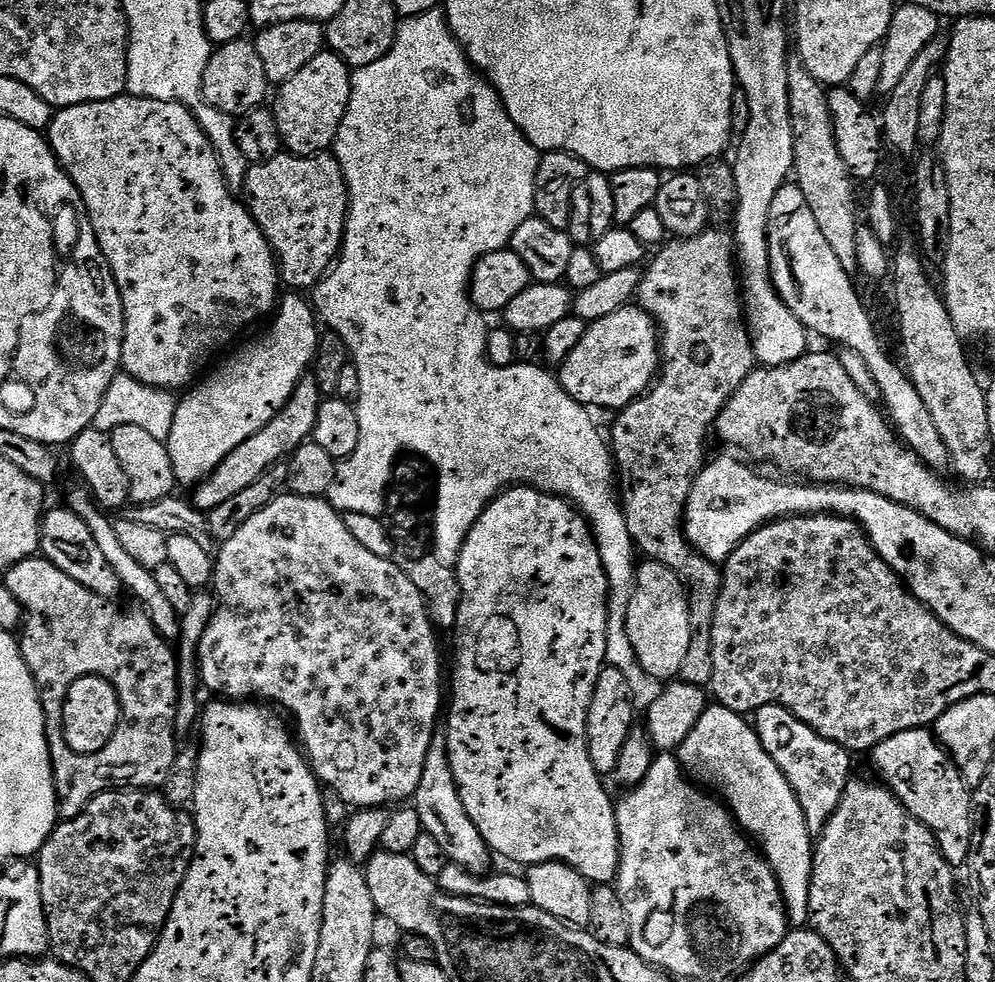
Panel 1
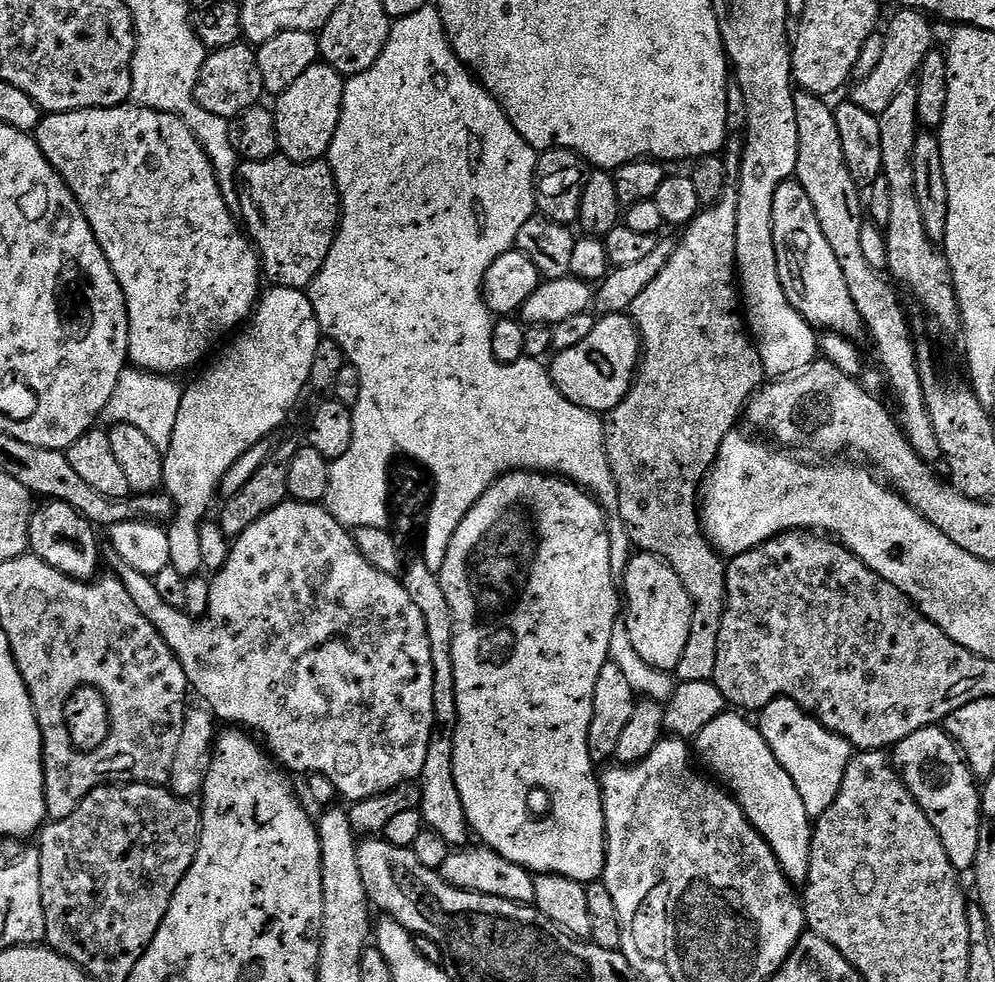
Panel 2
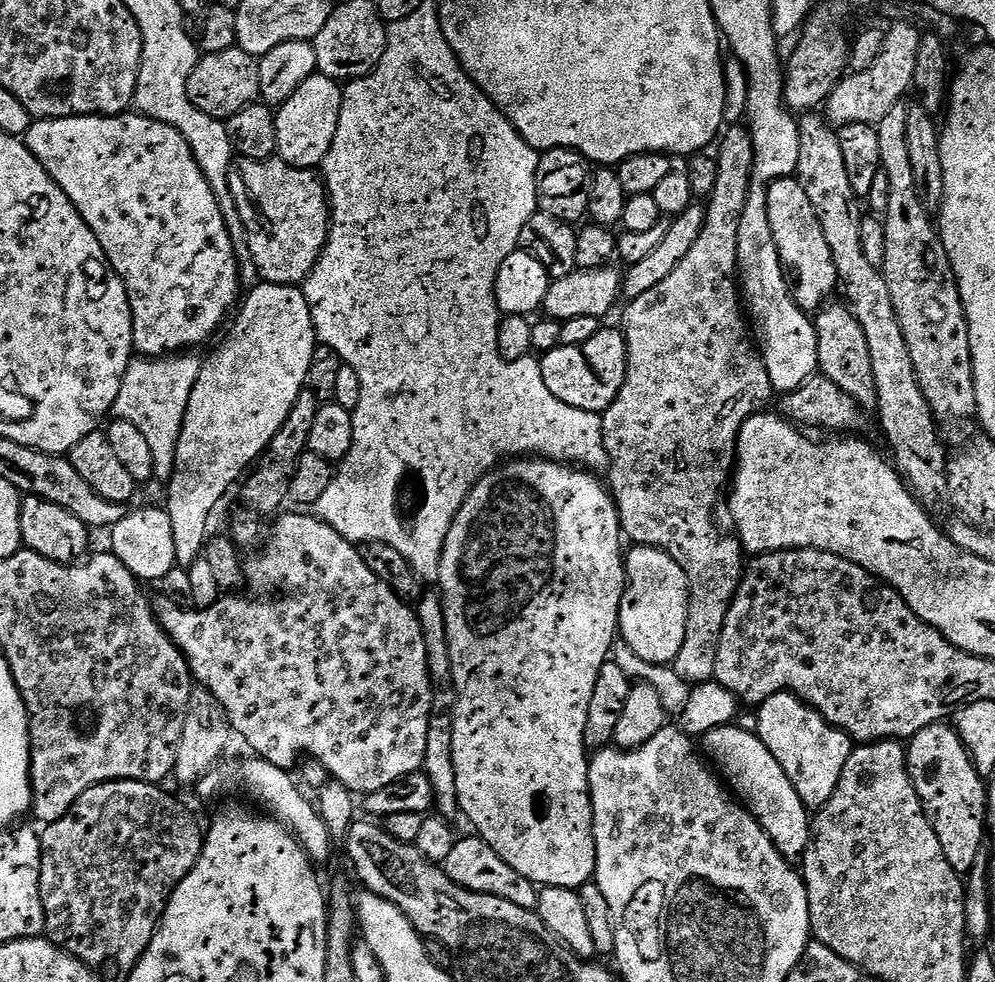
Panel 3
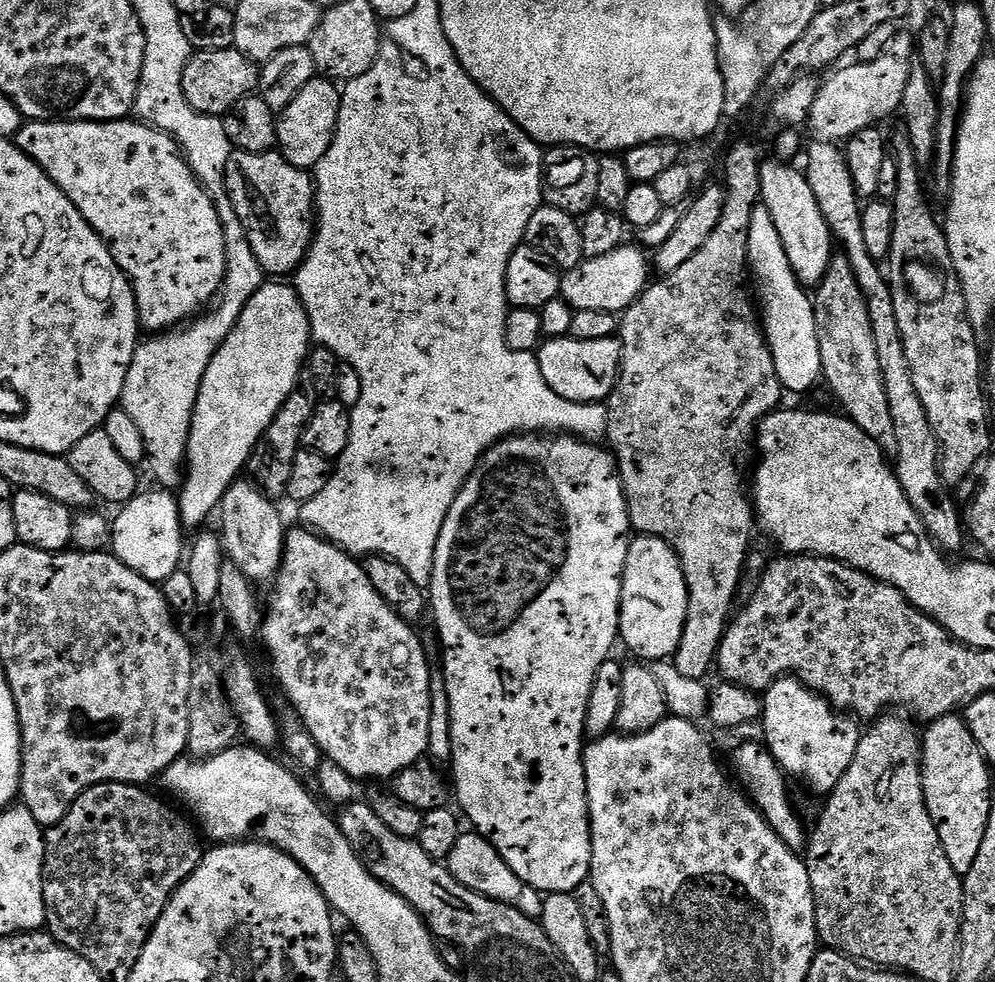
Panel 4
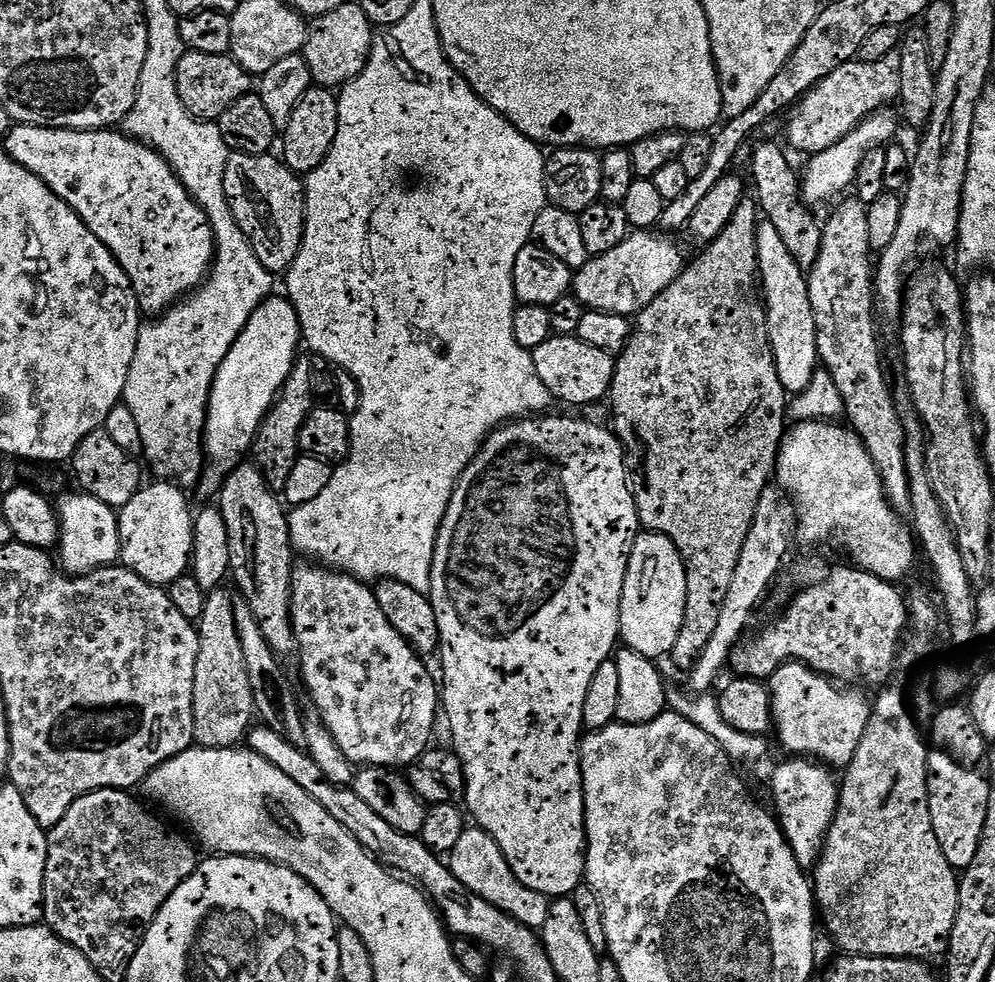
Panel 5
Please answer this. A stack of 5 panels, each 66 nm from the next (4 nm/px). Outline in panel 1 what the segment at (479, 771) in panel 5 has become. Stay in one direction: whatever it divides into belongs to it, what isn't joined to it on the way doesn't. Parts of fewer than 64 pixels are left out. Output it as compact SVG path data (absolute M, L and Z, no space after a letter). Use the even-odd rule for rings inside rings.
M513 486L501 492L496 499L491 500L487 508L484 509L484 513L478 518L478 522L474 522L474 526L462 546L460 556L455 562L454 571L456 580L460 583L460 605L458 606L458 618L454 629L454 635L456 635L456 677L453 680L451 677L450 680L452 705L449 708L447 705L446 708L446 720L448 716L446 731L448 733L450 766L454 770L454 778L460 791L462 806L466 806L466 814L470 814L474 826L478 826L482 838L497 857L505 856L506 859L513 860L516 864L524 864L523 866L545 864L557 860L563 864L569 864L574 870L578 870L578 874L585 876L588 883L593 886L612 884L616 879L616 871L620 869L620 839L616 825L616 806L613 797L608 797L608 792L604 789L605 781L600 773L594 770L594 762L590 762L590 754L588 753L588 711L590 710L590 702L594 698L594 690L600 677L600 671L606 666L606 622L608 621L608 579L606 578L606 570L602 566L602 558L596 549L596 539L592 536L591 524L584 519L580 509L572 507L563 496L554 496L550 492L539 492L538 489L531 486Z

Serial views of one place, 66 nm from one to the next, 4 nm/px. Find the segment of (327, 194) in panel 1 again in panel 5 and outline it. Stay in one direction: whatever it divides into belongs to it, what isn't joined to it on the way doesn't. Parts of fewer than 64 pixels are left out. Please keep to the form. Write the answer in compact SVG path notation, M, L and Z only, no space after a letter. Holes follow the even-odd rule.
M232 152L226 162L225 192L226 198L231 201L234 218L249 239L258 261L273 274L287 273L304 237L304 180L297 173L290 171L279 155L255 156Z

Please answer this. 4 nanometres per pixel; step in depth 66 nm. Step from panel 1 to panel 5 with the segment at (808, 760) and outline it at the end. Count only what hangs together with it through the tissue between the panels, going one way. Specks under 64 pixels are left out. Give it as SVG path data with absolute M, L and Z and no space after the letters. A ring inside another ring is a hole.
M795 662L782 664L766 683L772 696L774 736L776 732L788 754L811 758L836 770L847 768L858 742L862 742L862 734L866 734L866 722L872 713L869 697L867 700L860 690L845 690L827 676L819 676L814 669Z

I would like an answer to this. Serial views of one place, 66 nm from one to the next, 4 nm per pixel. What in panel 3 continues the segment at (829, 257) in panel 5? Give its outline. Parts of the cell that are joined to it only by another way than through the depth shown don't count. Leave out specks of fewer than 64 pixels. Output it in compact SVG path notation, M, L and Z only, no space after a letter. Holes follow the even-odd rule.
M825 303L814 316L819 371L843 392L850 394L850 398L854 398L861 409L871 409L876 403L876 387L874 366L870 362L870 346L866 346L866 334L862 334L862 326L847 303L832 303Z

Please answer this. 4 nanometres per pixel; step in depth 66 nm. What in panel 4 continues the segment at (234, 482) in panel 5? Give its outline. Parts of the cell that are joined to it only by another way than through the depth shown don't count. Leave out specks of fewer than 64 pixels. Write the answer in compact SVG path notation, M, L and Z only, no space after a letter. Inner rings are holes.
M239 480L223 496L218 509L218 520L220 516L222 526L220 537L225 555L254 584L271 581L280 568L284 554L286 527L284 528L282 518L273 504L275 503L255 483Z

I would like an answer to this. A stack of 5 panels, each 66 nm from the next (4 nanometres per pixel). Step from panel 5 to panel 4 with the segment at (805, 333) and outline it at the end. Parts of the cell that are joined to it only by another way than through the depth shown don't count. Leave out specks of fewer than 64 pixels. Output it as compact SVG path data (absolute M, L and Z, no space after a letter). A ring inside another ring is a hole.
M758 206L750 218L748 230L748 268L750 276L756 279L756 288L760 291L758 308L762 313L762 331L764 339L774 358L774 370L780 379L781 389L788 392L808 392L815 386L816 380L822 376L822 354L818 350L818 330L816 329L816 309L811 295L808 296L805 287L797 280L790 260L786 258L786 250L782 246L782 238L778 234L778 226L770 218L770 210Z

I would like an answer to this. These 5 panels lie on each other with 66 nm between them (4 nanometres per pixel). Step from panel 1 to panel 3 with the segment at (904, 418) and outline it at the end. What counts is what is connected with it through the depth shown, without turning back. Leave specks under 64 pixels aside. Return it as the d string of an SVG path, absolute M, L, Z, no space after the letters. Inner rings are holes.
M796 178L775 180L768 187L768 209L774 242L790 281L794 302L803 312L815 313L824 307L831 297L828 295L838 288L834 258L830 254L830 246L826 246L826 234L822 234L818 214L814 206L810 206L810 198L806 198L806 190L802 190L800 181Z

